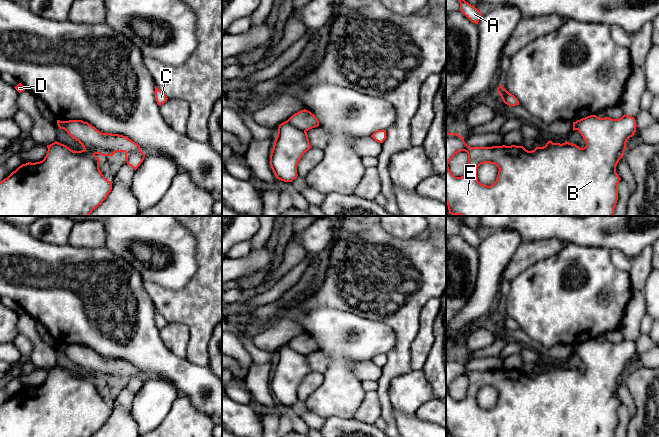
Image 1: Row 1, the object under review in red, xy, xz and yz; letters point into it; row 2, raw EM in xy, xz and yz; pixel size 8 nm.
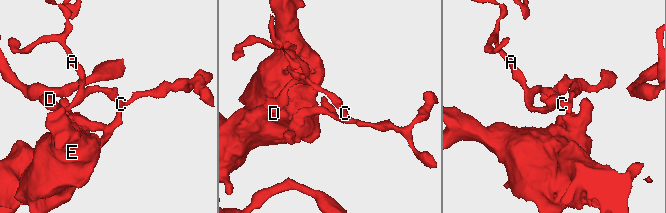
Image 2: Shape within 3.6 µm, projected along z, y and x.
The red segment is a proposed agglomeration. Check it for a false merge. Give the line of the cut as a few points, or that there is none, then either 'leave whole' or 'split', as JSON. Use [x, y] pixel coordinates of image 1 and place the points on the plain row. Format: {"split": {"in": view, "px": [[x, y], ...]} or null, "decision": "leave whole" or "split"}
{"split": {"in": "xz", "px": [[286, 345], [305, 355]]}, "decision": "split"}

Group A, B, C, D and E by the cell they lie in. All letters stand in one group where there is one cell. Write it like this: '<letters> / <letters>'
A C D / B E

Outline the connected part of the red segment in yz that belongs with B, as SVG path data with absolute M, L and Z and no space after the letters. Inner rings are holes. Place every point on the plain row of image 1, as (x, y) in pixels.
M625 338L619 343L590 339L575 348L586 366L584 372L567 365L560 368L550 364L545 370L532 375L516 369L470 371L464 361L446 356L446 427L449 437L614 437L621 404L616 390L626 374L627 364L636 356L636 344ZM461 375L468 378L468 390L463 400L455 401L448 388ZM485 387L494 388L499 393L496 405L490 410L481 408L477 402L478 391Z

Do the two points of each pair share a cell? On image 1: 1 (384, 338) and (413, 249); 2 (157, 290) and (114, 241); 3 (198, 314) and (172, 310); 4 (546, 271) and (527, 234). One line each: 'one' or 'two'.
1: two
2: two
3: one
4: two

